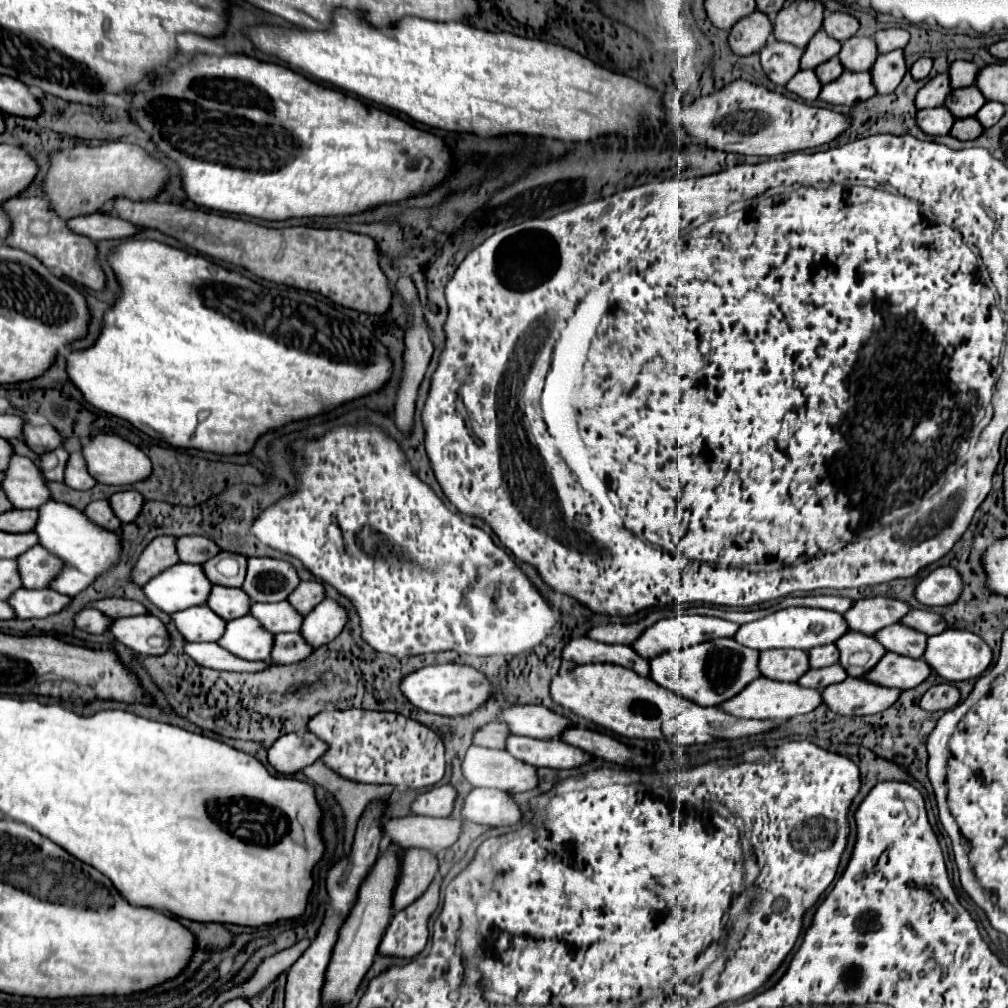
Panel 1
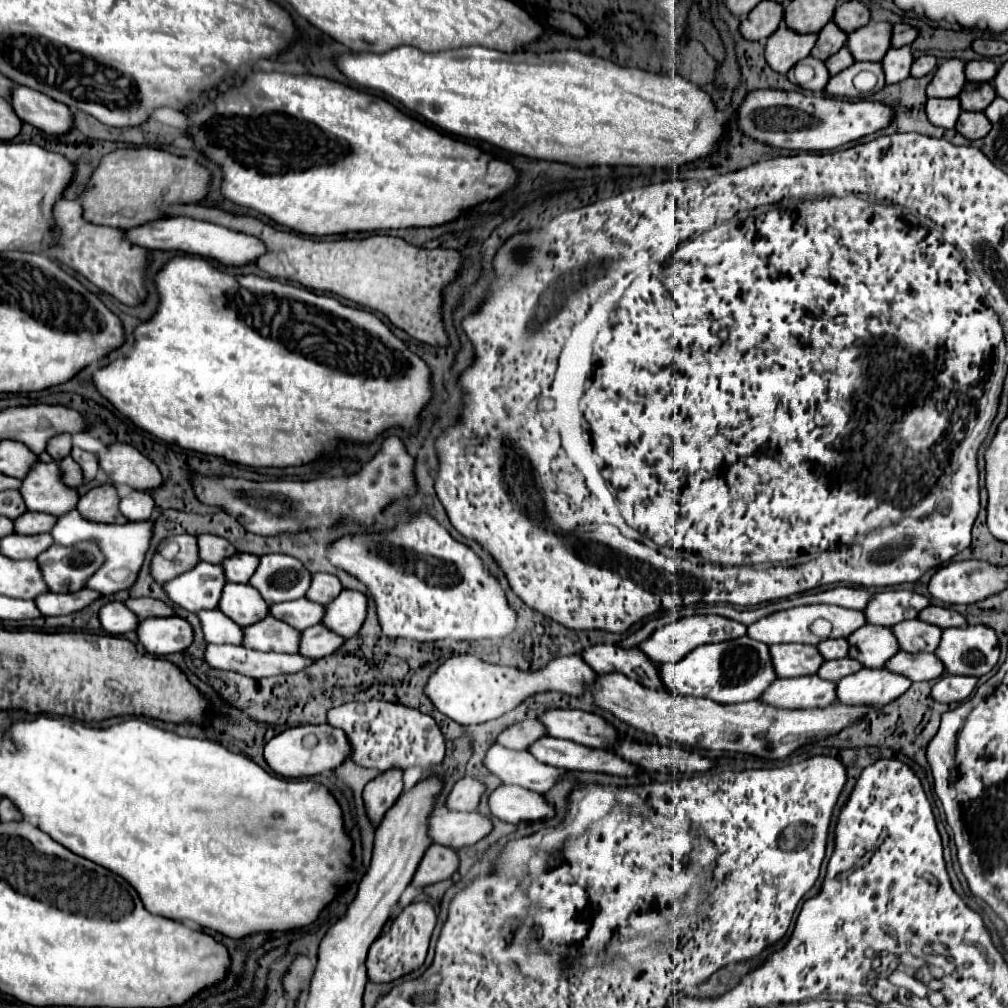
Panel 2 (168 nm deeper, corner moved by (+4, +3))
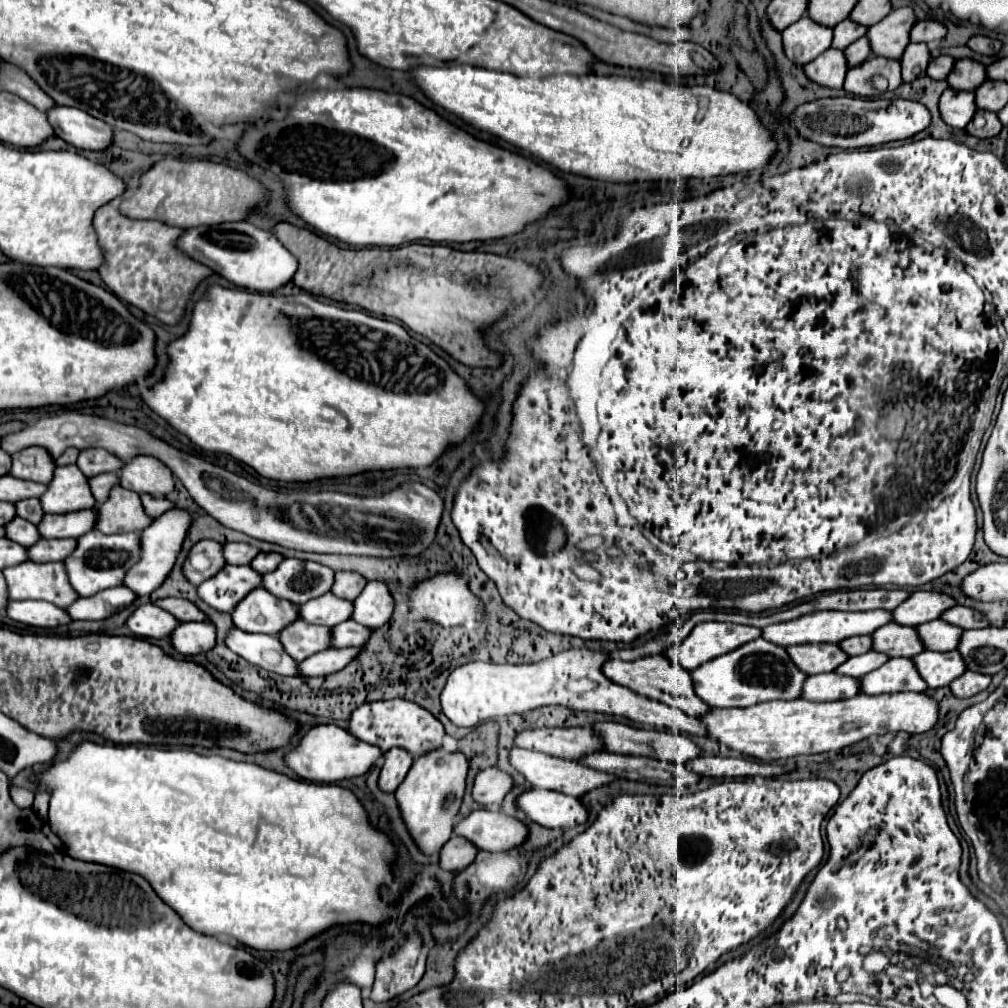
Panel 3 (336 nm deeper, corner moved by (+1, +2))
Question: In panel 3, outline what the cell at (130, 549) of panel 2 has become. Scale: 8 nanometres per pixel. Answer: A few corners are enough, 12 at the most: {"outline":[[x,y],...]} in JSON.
{"outline":[[173,508],[141,532],[143,560],[125,586],[163,586],[195,514]]}

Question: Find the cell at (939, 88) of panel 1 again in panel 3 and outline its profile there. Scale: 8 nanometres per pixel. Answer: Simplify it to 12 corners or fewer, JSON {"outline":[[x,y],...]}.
{"outline":[[971,58],[957,60],[951,88],[977,90],[987,80],[985,66]]}

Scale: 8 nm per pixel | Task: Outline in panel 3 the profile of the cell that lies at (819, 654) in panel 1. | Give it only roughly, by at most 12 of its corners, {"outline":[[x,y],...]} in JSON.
{"outline":[[853,636],[839,642],[849,656],[869,652],[871,636]]}

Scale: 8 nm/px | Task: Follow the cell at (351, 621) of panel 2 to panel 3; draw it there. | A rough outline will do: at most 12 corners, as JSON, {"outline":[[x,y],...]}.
{"outline":[[369,582],[355,598],[353,620],[369,628],[391,620],[387,584]]}

